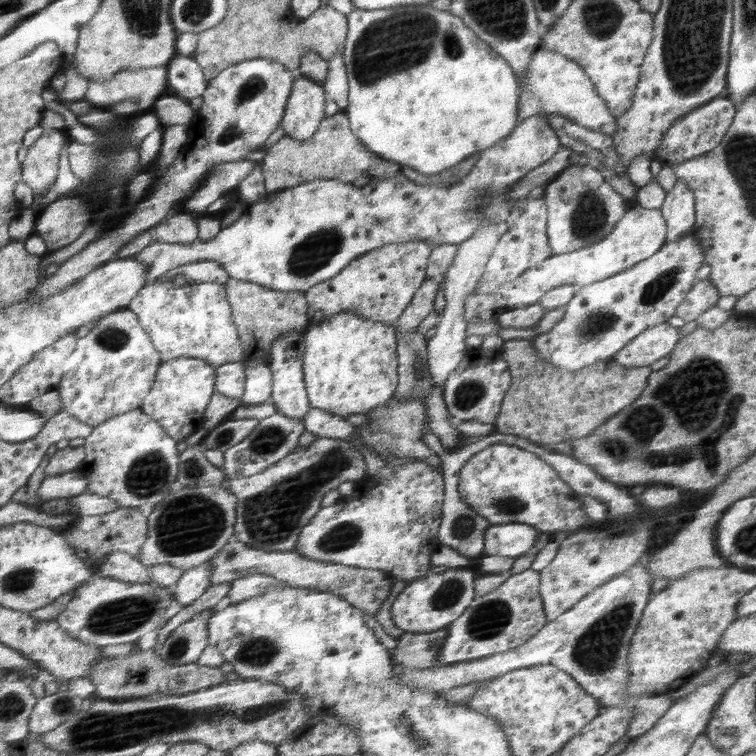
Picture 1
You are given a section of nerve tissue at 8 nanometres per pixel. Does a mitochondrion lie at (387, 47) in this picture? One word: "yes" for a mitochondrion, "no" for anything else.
yes

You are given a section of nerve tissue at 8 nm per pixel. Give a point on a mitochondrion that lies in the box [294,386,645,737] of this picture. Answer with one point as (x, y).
(595, 654)

